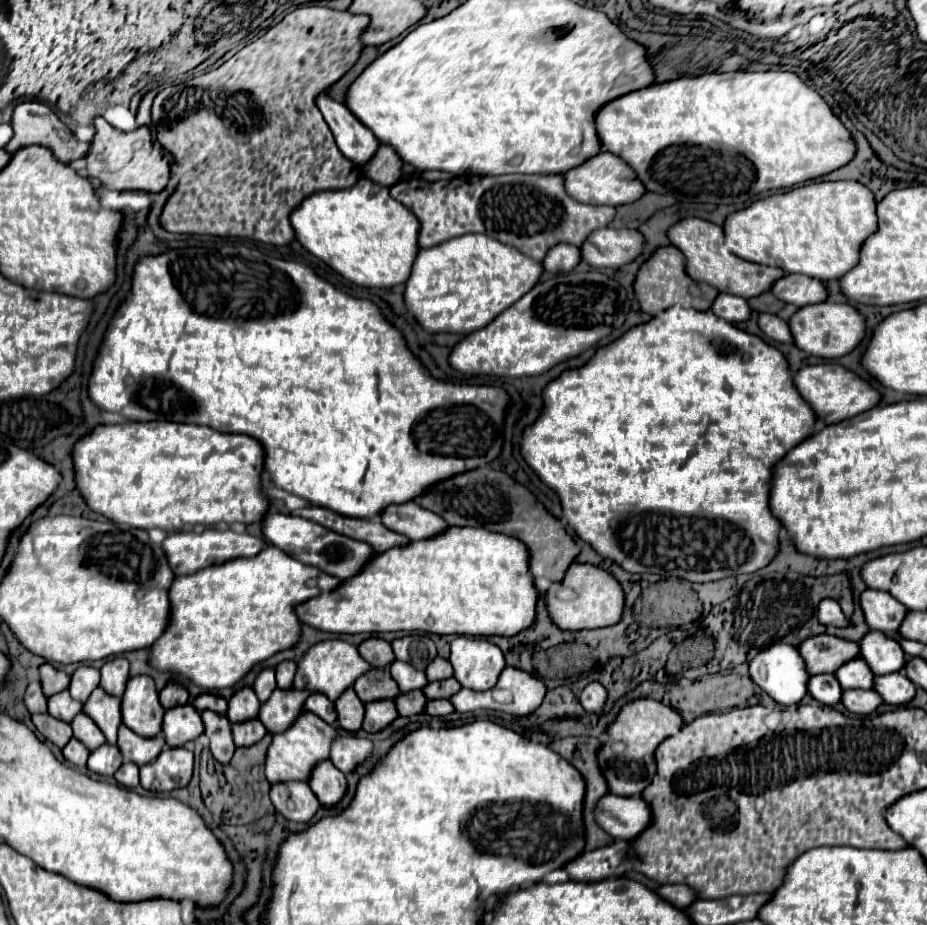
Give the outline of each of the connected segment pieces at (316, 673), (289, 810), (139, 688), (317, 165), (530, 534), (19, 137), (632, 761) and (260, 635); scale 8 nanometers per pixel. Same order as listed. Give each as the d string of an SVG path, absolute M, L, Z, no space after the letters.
M340 639L324 641L324 643L314 645L306 653L306 657L298 663L294 687L300 691L308 691L308 693L324 693L330 701L334 701L338 699L338 695L342 695L342 691L346 691L346 687L352 687L360 675L370 671L370 667L372 665L360 657L354 645L340 641Z
M302 781L272 785L270 799L280 815L296 823L308 823L320 809L320 803L312 793L310 785Z
M148 675L132 677L122 699L124 725L142 737L156 737L162 731L164 707L158 701L154 679Z
M298 7L292 13L288 13L276 27L272 27L270 31L266 31L266 35L262 35L260 39L248 43L244 49L240 49L230 61L226 61L220 69L212 69L206 75L194 77L182 85L174 85L174 87L166 87L162 89L152 105L152 129L160 141L160 145L164 145L166 151L170 151L174 155L174 159L180 165L178 171L178 189L176 193L168 199L162 215L160 215L160 225L170 231L170 233L198 233L198 235L218 235L218 237L242 237L242 239L254 239L254 241L262 241L268 245L288 245L294 241L294 229L290 227L290 213L298 207L298 203L302 203L302 199L310 197L316 191L330 191L330 189L346 189L352 187L362 171L358 165L350 163L350 159L346 159L332 137L330 127L326 125L326 121L322 119L322 113L318 111L314 99L318 99L318 95L322 95L322 91L328 93L328 89L340 81L358 61L364 45L360 43L360 35L362 31L366 31L366 27L370 25L370 17L368 15L354 15L350 11L336 11L330 7Z
M480 467L442 481L436 487L430 487L428 493L418 497L416 503L442 515L452 527L484 527L488 531L520 539L530 551L530 573L536 579L544 577L552 583L562 581L570 563L574 563L580 553L580 549L574 549L574 541L568 535L566 525L552 517L530 489L516 483L510 475L494 471L490 467Z
M26 101L26 103L20 103L16 105L14 109L14 115L12 115L12 127L14 127L14 137L12 141L6 145L6 151L14 153L18 151L18 147L26 147L26 145L42 145L42 147L48 147L52 149L52 153L64 161L64 163L70 163L70 161L76 161L76 159L82 159L86 157L90 145L88 143L82 143L74 137L74 133L58 119L58 115L44 103L36 103L36 101Z
M636 699L624 705L618 719L608 727L610 741L598 751L598 763L608 781L610 791L622 797L642 795L642 791L650 785L650 779L654 779L656 775L656 763L654 763L656 747L664 739L674 735L674 731L678 731L682 723L684 723L682 715L678 715L678 711L660 701Z
M266 547L260 555L250 559L234 559L222 565L206 567L194 575L176 577L170 589L172 623L166 633L150 647L150 663L168 671L180 681L192 681L206 689L238 687L254 665L270 659L272 655L298 645L302 635L302 623L296 615L296 607L320 593L330 593L342 583L338 577L322 573L318 567L310 567L292 559L278 547Z

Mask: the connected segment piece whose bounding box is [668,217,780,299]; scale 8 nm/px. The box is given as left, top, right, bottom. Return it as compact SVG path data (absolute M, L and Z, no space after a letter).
M696 217L682 219L674 227L670 227L668 237L670 237L672 245L676 245L686 255L688 275L694 281L708 283L708 285L716 287L722 293L730 293L730 295L750 299L750 297L758 297L758 295L770 291L774 279L780 279L780 275L764 273L766 269L762 265L758 265L758 263L750 263L750 261L740 259L740 257L736 257L732 253L726 255L724 253L724 229L720 225L710 223L710 221L696 219Z

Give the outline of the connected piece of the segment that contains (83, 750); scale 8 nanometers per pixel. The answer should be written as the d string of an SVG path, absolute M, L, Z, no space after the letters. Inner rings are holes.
M72 739L62 751L64 751L64 757L66 757L70 763L74 763L74 765L80 767L80 769L86 767L86 761L88 761L88 757L90 757L90 749L88 749L84 743L80 743L78 739Z

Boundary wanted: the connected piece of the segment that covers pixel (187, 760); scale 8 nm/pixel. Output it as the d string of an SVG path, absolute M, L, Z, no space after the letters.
M166 747L160 757L140 767L140 785L148 791L168 793L186 787L192 779L194 753L184 747Z

